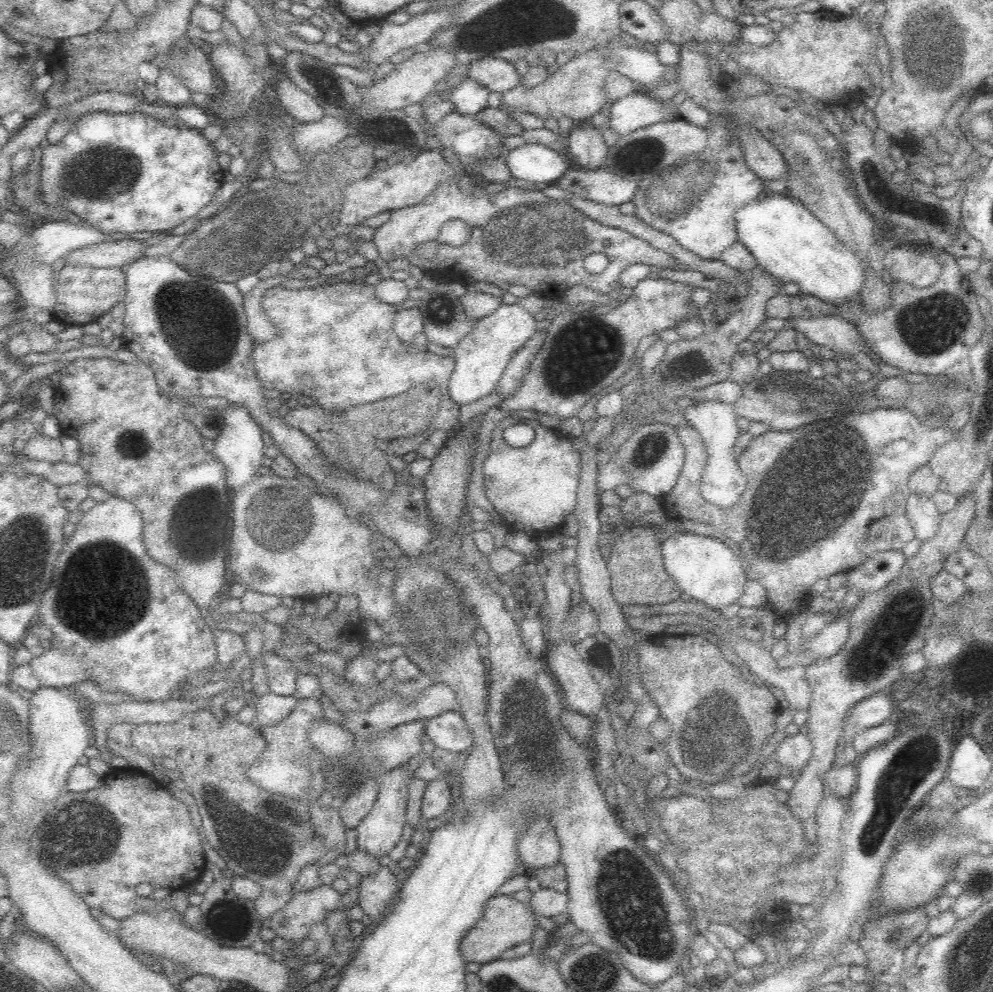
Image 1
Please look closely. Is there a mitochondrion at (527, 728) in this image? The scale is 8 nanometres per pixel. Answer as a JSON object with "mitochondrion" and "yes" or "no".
{"mitochondrion":"yes"}

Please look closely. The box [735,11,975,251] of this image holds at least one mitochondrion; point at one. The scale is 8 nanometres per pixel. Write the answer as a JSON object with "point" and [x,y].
{"point":[936,44]}

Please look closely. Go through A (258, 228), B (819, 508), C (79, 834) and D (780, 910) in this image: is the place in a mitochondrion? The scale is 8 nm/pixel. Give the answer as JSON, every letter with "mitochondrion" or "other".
{"A":"mitochondrion","B":"mitochondrion","C":"mitochondrion","D":"other"}

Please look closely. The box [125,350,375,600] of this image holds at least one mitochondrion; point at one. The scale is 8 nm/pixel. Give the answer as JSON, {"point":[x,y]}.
{"point":[294,527]}

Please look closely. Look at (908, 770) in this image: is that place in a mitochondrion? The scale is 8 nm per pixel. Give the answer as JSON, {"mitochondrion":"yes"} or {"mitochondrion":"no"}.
{"mitochondrion":"yes"}

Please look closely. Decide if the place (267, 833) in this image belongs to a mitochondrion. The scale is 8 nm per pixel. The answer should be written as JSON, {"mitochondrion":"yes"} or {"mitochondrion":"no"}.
{"mitochondrion":"yes"}

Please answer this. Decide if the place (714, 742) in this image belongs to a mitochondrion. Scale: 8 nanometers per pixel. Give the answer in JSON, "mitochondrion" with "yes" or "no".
{"mitochondrion":"yes"}

